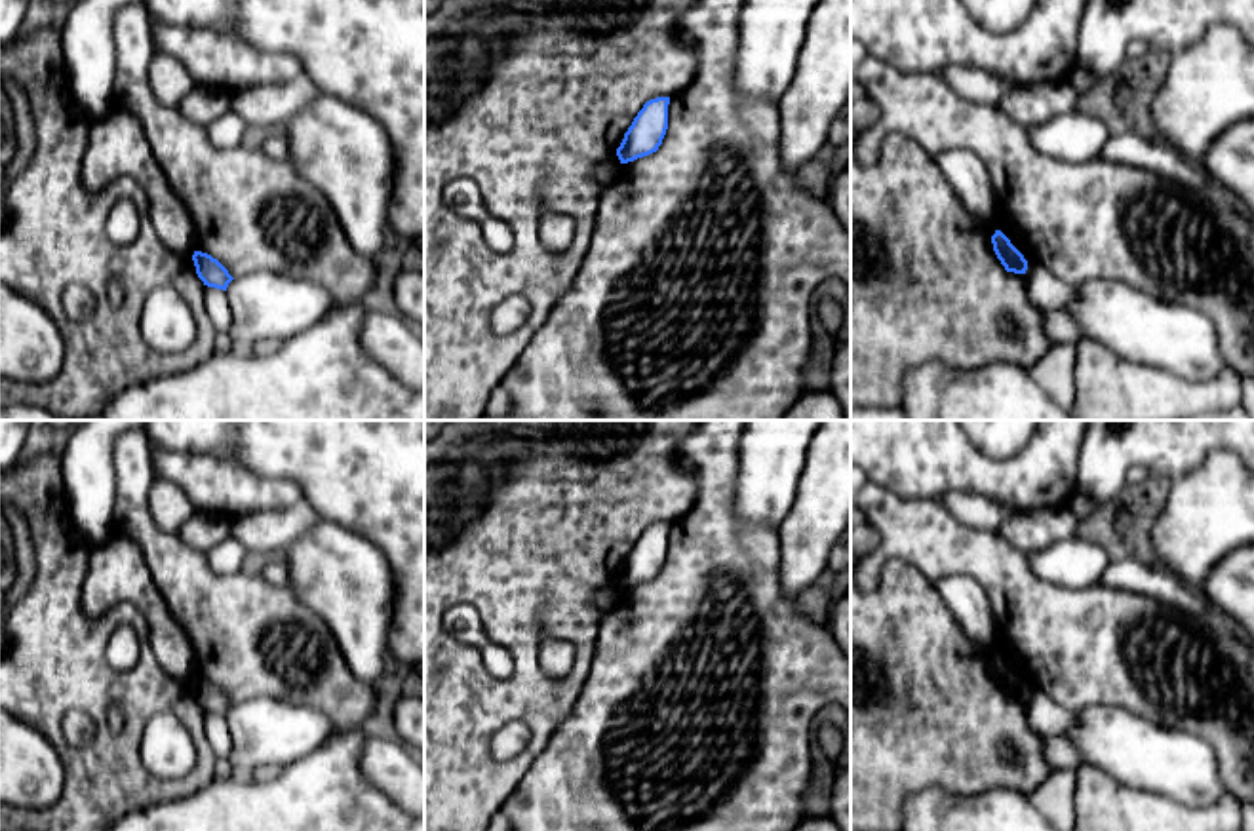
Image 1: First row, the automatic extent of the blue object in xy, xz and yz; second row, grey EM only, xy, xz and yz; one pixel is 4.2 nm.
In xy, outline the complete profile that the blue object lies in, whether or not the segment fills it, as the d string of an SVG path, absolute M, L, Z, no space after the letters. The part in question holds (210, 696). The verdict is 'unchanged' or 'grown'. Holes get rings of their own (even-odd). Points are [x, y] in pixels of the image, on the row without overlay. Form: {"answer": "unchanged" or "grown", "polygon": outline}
{"answer": "unchanged", "polygon": "M194 677L192 681L196 700L207 713L226 717L228 709L234 705L228 696L211 681Z"}

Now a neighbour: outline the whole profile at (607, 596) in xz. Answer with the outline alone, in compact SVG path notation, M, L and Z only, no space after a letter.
M617 580L603 582L603 586L596 591L594 603L601 610L611 610L620 599L620 586Z

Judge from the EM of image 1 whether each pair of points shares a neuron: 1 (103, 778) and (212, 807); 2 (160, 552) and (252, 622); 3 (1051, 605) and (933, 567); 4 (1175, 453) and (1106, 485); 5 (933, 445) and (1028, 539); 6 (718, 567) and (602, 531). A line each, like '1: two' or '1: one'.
1: two
2: one
3: one
4: one
5: two
6: two

